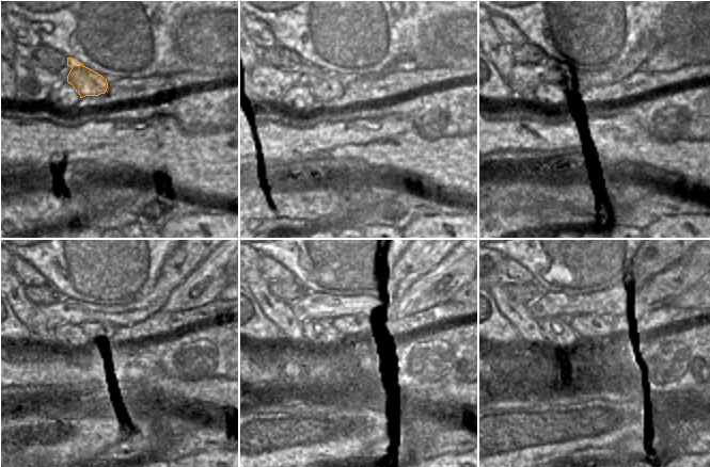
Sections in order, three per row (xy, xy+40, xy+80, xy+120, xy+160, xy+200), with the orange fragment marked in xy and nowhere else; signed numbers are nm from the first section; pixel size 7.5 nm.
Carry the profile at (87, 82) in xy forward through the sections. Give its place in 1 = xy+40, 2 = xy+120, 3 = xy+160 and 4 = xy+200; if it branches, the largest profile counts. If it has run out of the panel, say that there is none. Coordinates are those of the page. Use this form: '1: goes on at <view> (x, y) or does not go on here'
1: goes on at xy+40 (328, 89)
2: goes on at xy+120 (92, 329)
3: goes on at xy+160 (351, 327)
4: goes on at xy+200 (590, 329)

